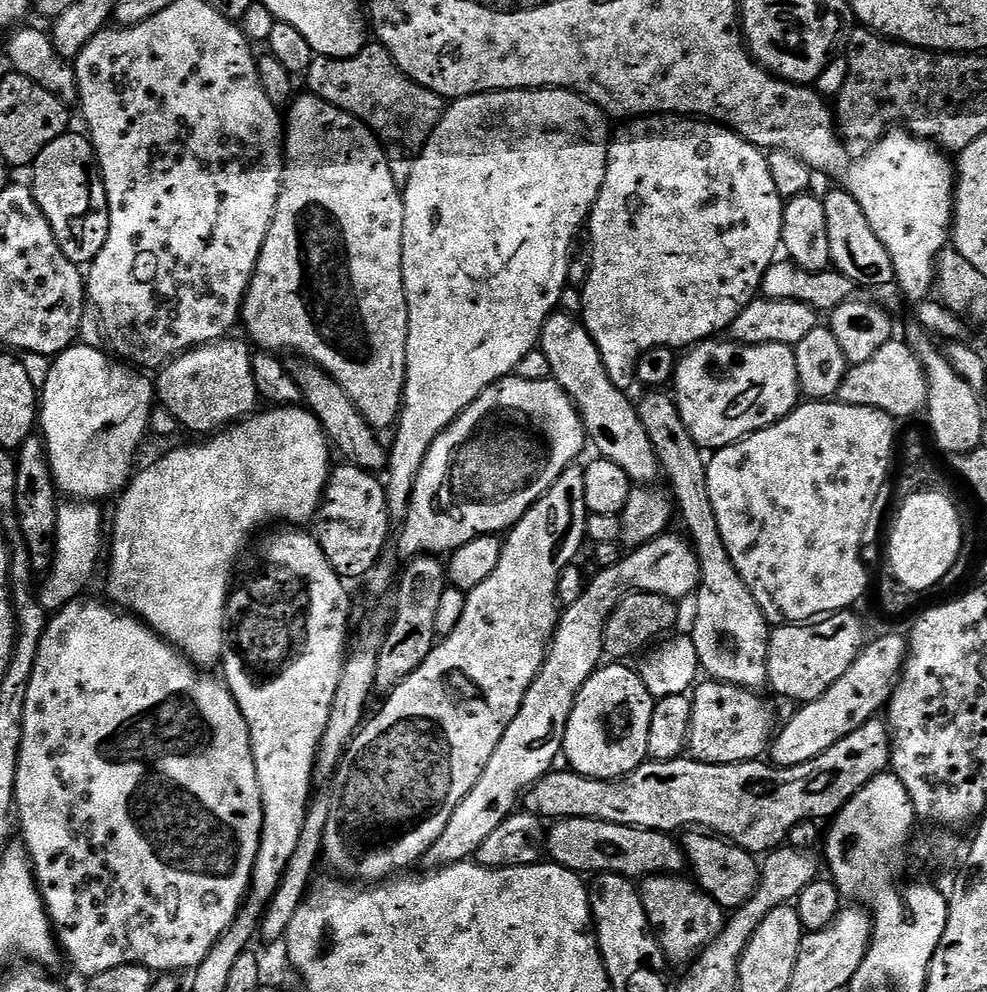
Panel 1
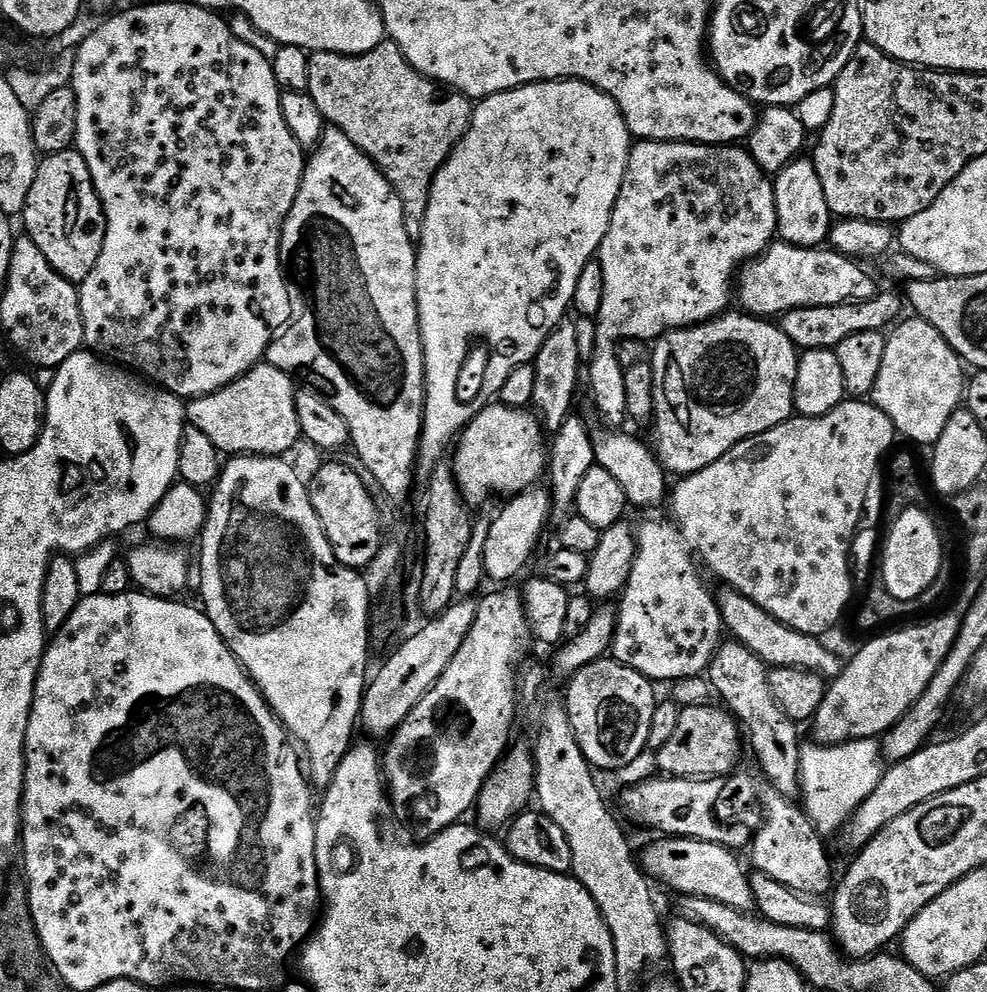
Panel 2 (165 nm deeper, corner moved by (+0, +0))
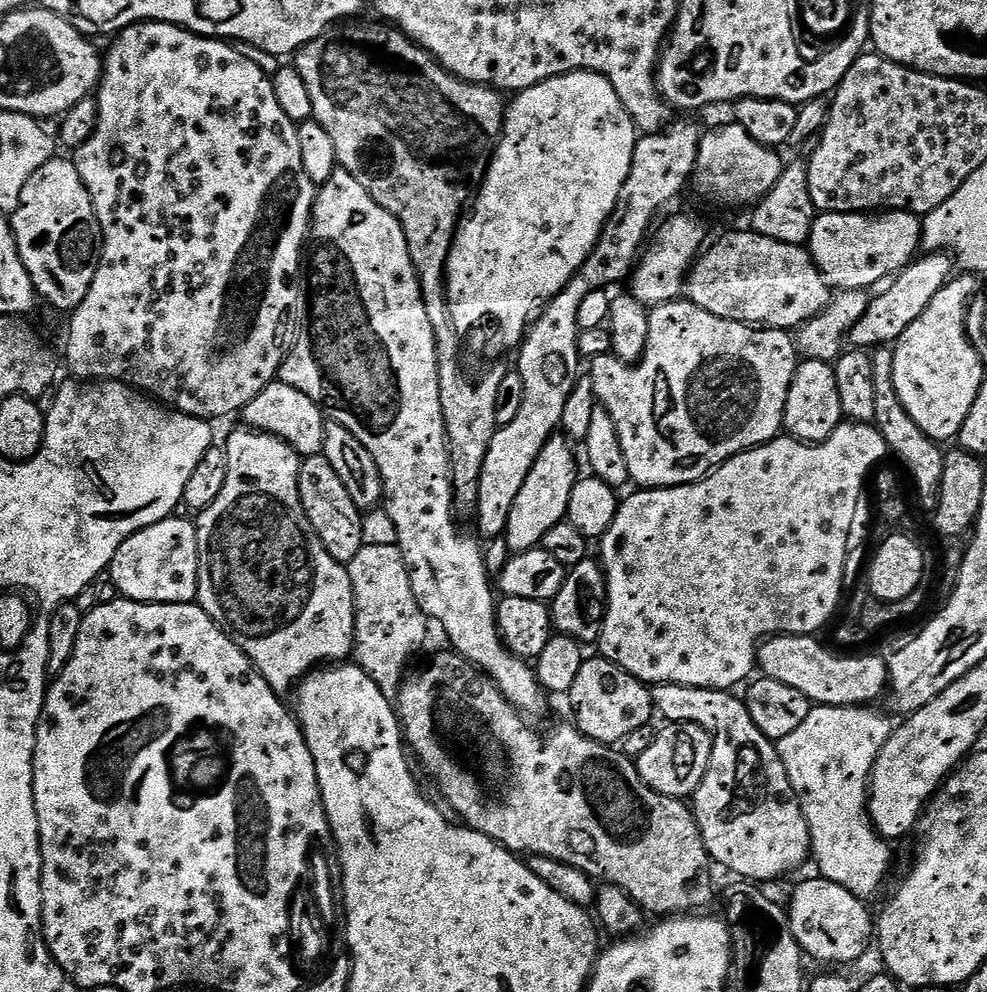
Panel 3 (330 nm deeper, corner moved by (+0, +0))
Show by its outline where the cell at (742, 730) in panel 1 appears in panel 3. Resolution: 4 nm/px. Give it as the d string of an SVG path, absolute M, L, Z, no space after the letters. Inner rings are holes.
M668 722L663 726L665 728L657 731L654 742L650 742L645 752L635 757L636 769L650 790L663 796L691 797L710 766L712 736L697 724Z

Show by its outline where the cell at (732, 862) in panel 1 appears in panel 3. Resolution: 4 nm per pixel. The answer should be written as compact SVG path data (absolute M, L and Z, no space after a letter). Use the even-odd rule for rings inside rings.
M823 878L804 880L792 892L792 901L787 901L788 928L794 934L801 953L805 957L825 960L828 964L852 964L874 940L874 916L868 913L868 904L849 890Z

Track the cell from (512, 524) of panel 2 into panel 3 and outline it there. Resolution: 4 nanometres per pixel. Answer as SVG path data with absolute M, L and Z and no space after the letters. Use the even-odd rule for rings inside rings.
M560 434L542 446L542 454L538 454L530 474L526 474L526 482L522 482L522 490L510 510L508 525L502 537L508 544L509 553L529 552L539 546L546 530L558 526L567 517L570 490L574 490L578 479L576 456L571 447L573 445Z

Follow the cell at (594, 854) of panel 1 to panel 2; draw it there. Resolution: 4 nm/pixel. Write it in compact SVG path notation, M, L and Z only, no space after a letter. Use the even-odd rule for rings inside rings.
M685 836L656 838L644 852L642 869L646 877L657 884L680 892L681 897L701 896L719 904L730 906L739 912L751 913L756 908L749 873L744 873L740 860L731 848L724 848L714 842L691 840ZM656 880L657 882L656 882Z

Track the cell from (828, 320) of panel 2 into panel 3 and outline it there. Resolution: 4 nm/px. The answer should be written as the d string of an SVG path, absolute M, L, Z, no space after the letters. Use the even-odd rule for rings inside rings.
M924 254L913 259L912 263L891 281L892 288L886 289L881 296L873 295L869 299L864 313L848 331L847 343L856 350L875 350L881 346L895 345L900 336L906 334L910 322L916 321L922 310L930 306L930 298L934 298L934 294L938 294L938 290L942 290L948 283L953 275L952 268L954 269L954 261L947 254Z

